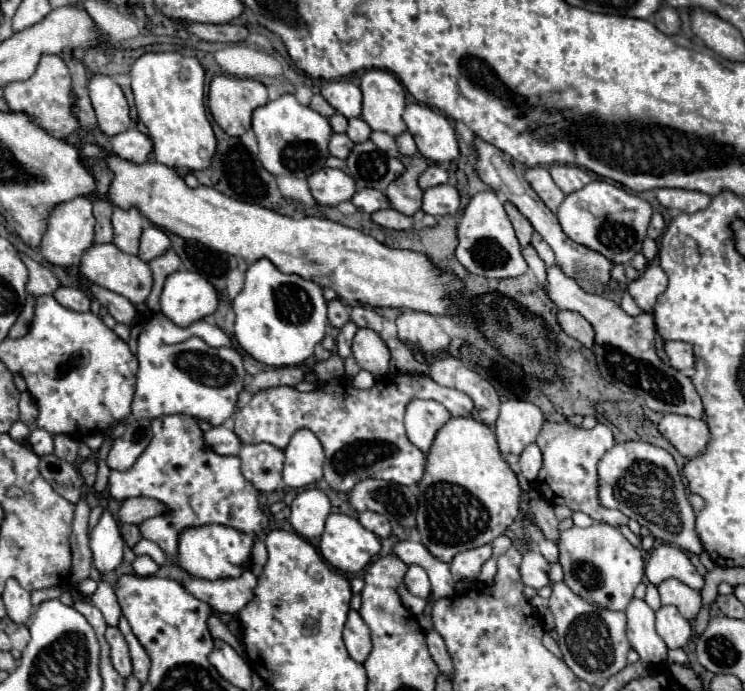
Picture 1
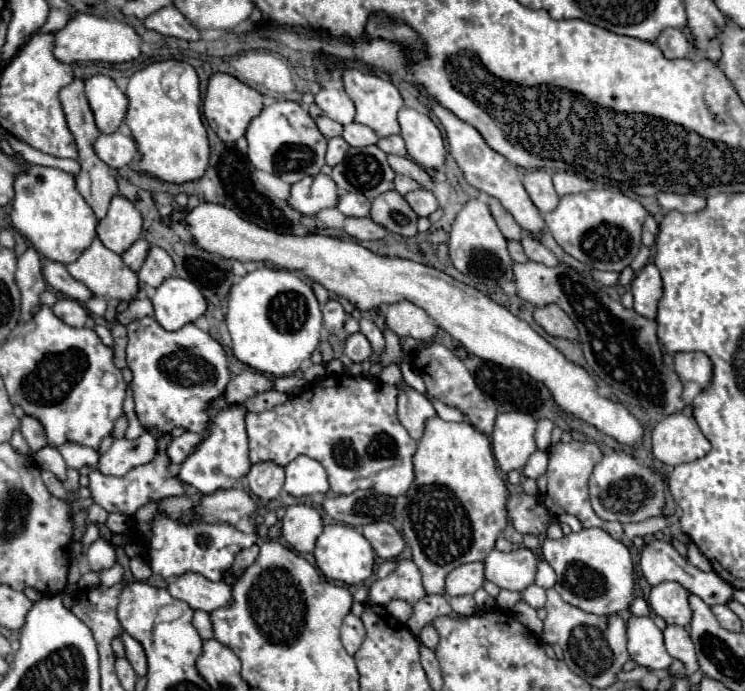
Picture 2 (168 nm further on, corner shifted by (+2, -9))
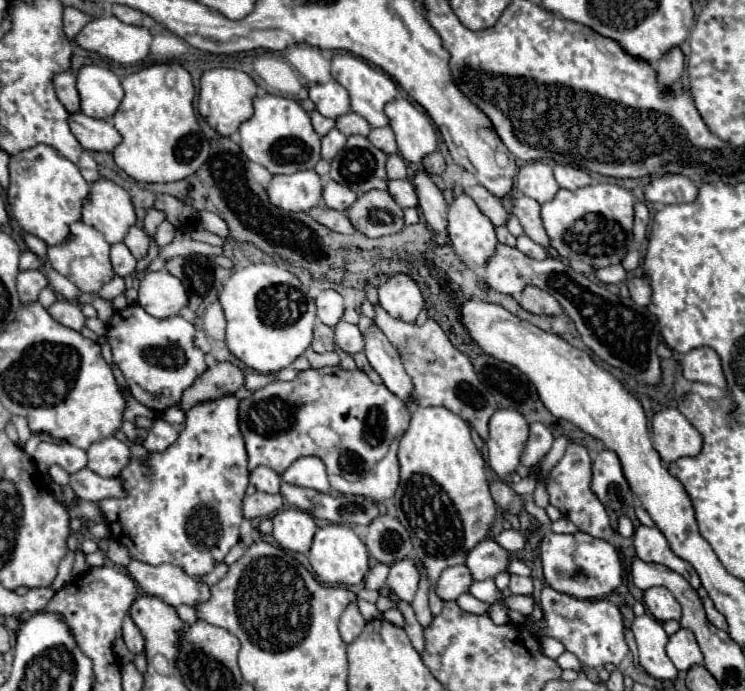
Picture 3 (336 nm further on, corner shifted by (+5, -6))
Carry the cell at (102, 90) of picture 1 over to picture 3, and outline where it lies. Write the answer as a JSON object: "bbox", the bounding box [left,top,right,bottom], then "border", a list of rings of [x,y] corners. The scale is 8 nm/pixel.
{"bbox":[76,66,124,120],"border":[[[100,66],[80,68],[76,88],[82,98],[82,112],[90,118],[110,120],[124,98],[118,76],[112,70]]]}

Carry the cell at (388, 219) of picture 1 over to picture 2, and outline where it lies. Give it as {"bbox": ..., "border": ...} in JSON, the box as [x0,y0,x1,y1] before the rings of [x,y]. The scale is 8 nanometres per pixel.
{"bbox":[343,217,387,241],"border":[[[347,217],[345,219],[345,225],[343,225],[345,233],[349,233],[353,239],[359,239],[359,241],[369,241],[369,239],[383,239],[387,235],[387,231],[373,223],[369,217]]]}

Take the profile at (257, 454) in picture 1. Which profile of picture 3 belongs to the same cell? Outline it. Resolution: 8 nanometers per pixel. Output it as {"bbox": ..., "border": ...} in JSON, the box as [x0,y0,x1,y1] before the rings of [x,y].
{"bbox":[250,466,280,494],"border":[[[258,466],[256,470],[250,472],[250,484],[254,484],[256,490],[260,492],[278,494],[280,492],[280,474],[268,466]]]}

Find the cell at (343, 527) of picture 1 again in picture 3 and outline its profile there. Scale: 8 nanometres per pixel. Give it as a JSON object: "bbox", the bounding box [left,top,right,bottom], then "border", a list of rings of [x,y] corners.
{"bbox":[308,524,368,584],"border":[[[326,524],[318,528],[312,540],[312,548],[308,560],[318,574],[318,578],[326,584],[360,584],[368,572],[368,550],[366,544],[356,536],[356,532],[346,524]]]}

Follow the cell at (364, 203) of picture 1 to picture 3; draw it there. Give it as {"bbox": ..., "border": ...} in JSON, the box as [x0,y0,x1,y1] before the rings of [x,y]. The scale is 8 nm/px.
{"bbox":[324,180,356,212],"border":[[[334,180],[326,182],[324,186],[324,204],[328,208],[334,208],[334,210],[340,210],[340,212],[346,212],[354,202],[356,202],[356,192],[352,192],[350,188],[344,188],[342,184],[336,184]]]}

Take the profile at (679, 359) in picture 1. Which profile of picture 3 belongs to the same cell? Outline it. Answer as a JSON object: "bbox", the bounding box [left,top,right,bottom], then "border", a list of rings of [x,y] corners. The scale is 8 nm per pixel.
{"bbox":[682,346,726,388],"border":[[[708,346],[694,348],[688,354],[684,354],[682,372],[684,372],[686,380],[704,382],[704,384],[712,384],[712,386],[718,386],[718,388],[726,388],[726,380],[724,380],[724,374],[722,374],[720,358]]]}

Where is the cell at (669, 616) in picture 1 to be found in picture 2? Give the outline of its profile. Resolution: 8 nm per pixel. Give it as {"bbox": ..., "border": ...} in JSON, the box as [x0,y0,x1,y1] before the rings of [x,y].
{"bbox":[663,625,699,675],"border":[[[667,625],[667,629],[663,633],[665,633],[667,653],[673,659],[679,659],[685,665],[687,675],[699,671],[699,663],[697,663],[697,655],[695,655],[695,645],[693,645],[689,633],[683,627],[679,627],[679,625]]]}

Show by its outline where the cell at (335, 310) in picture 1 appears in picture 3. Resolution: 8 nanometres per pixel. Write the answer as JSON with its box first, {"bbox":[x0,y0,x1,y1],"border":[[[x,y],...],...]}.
{"bbox":[316,290,344,328],"border":[[[324,290],[318,298],[316,298],[316,316],[322,324],[334,328],[344,314],[344,302],[342,296],[336,290]]]}

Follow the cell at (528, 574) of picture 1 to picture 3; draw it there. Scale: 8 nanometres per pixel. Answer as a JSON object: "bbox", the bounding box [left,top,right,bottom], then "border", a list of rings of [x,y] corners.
{"bbox":[466,540,510,580],"border":[[[482,540],[466,560],[474,580],[494,580],[500,572],[508,572],[510,554],[494,540]]]}

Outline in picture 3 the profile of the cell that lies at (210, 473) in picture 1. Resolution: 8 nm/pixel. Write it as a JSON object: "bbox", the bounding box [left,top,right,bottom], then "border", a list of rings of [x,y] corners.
{"bbox":[68,468,128,502],"border":[[[82,468],[80,472],[72,474],[68,484],[74,488],[78,498],[90,502],[102,502],[106,498],[122,498],[128,494],[124,488],[124,480],[120,476],[102,478],[90,468]]]}

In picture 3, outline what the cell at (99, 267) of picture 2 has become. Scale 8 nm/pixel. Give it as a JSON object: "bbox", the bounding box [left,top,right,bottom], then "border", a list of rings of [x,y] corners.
{"bbox":[48,222,116,292],"border":[[[74,222],[72,234],[72,240],[48,248],[48,260],[56,272],[74,282],[82,292],[98,292],[106,282],[110,282],[116,276],[110,262],[110,244],[104,240],[102,232],[96,232],[96,228],[84,222]]]}

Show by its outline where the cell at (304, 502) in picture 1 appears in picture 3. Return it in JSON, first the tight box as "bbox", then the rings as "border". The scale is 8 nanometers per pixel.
{"bbox":[272,508,316,552],"border":[[[288,508],[280,510],[272,518],[274,530],[272,536],[284,550],[292,552],[308,552],[312,538],[316,534],[316,522],[310,512],[298,510],[298,508]]]}

